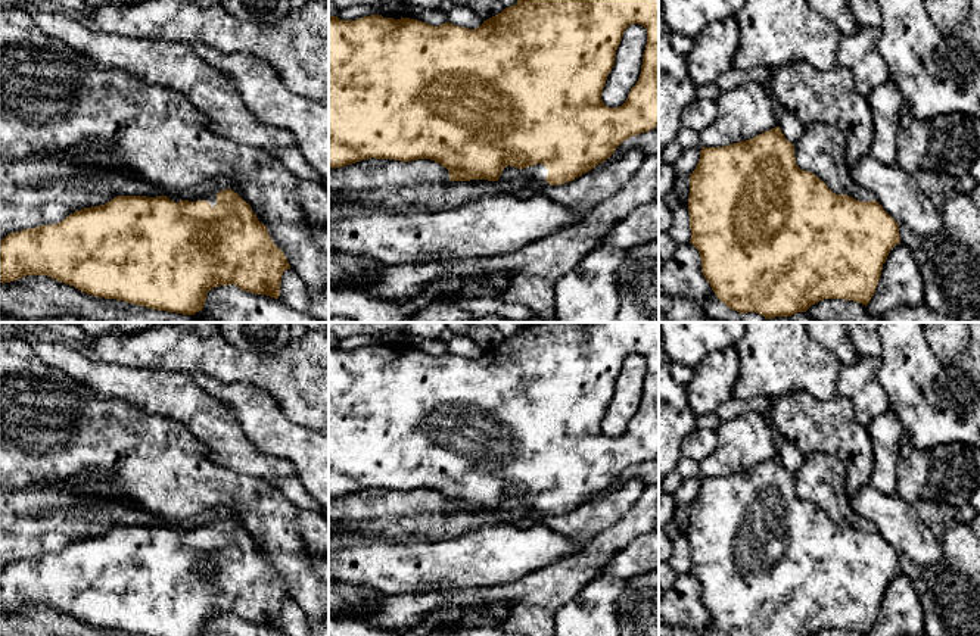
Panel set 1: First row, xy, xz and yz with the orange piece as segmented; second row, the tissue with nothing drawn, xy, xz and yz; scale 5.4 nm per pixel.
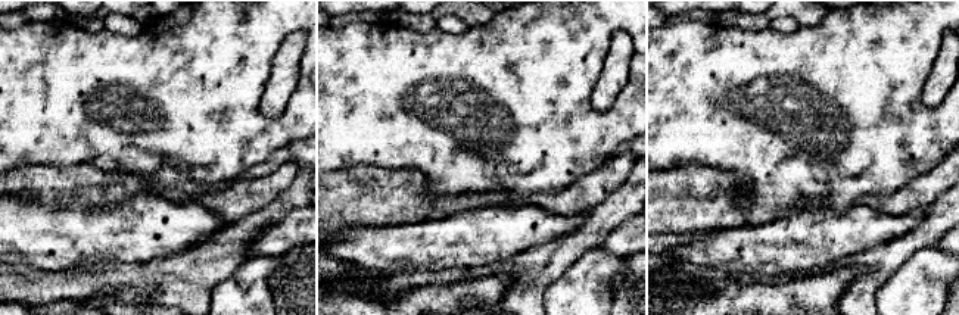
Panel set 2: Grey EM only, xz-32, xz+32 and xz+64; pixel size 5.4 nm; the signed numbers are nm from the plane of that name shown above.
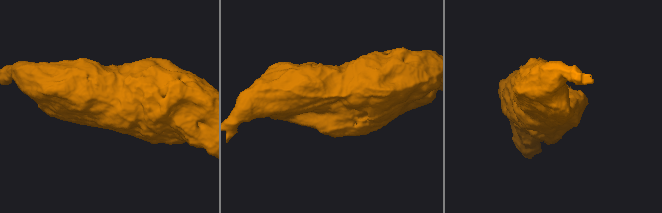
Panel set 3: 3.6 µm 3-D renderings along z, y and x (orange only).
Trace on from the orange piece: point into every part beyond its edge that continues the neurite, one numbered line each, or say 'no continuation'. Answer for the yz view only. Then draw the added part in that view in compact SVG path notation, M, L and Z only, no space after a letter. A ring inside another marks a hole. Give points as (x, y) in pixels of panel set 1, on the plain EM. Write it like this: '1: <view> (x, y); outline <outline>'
no continuation

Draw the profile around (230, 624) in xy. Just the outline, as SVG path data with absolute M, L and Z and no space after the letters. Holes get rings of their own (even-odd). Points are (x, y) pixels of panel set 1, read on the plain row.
M218 615L206 623L205 636L287 636L279 629L240 620L237 615Z

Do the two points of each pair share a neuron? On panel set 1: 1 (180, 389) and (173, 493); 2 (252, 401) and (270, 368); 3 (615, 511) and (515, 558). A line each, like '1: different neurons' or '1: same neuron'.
1: different neurons
2: different neurons
3: different neurons

